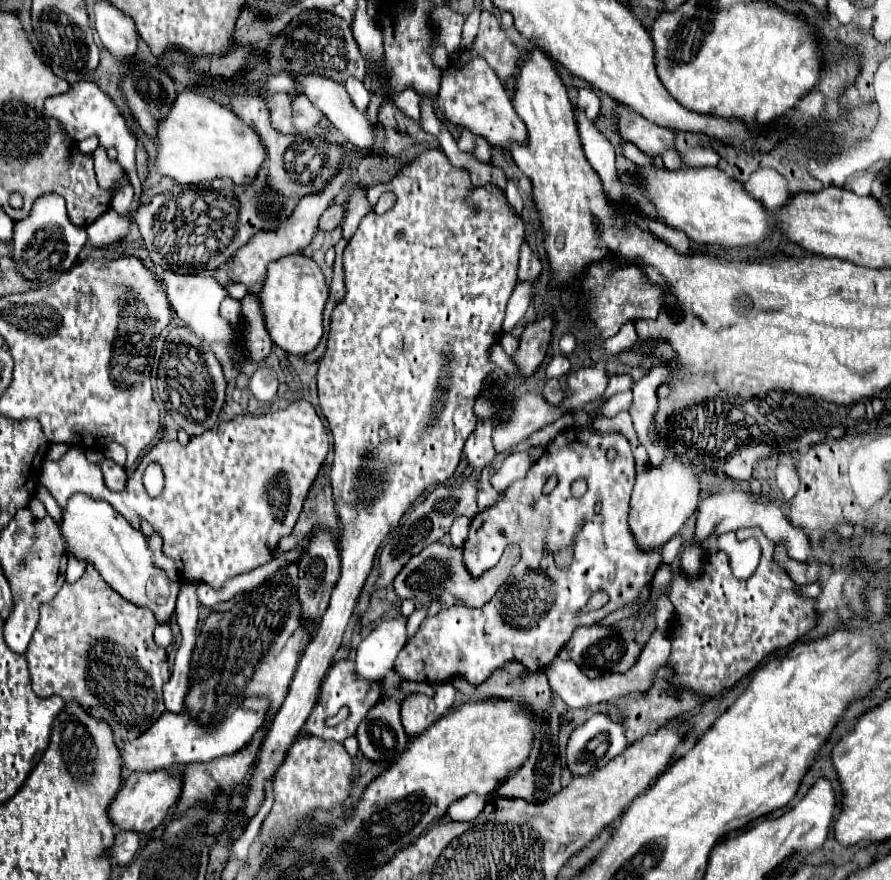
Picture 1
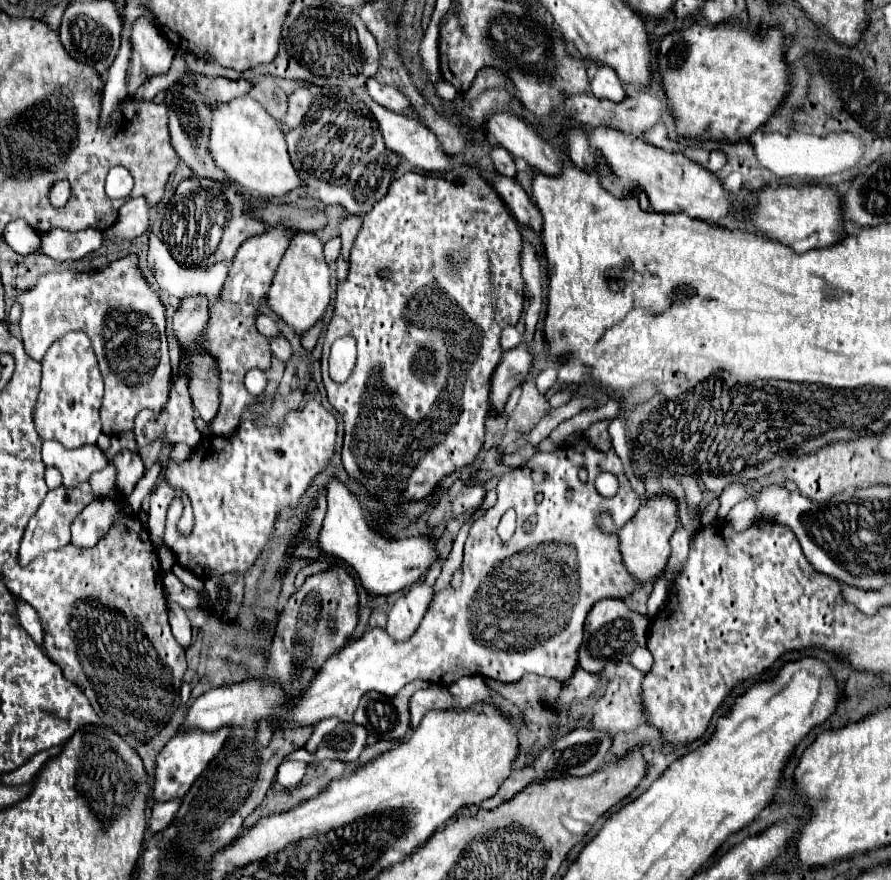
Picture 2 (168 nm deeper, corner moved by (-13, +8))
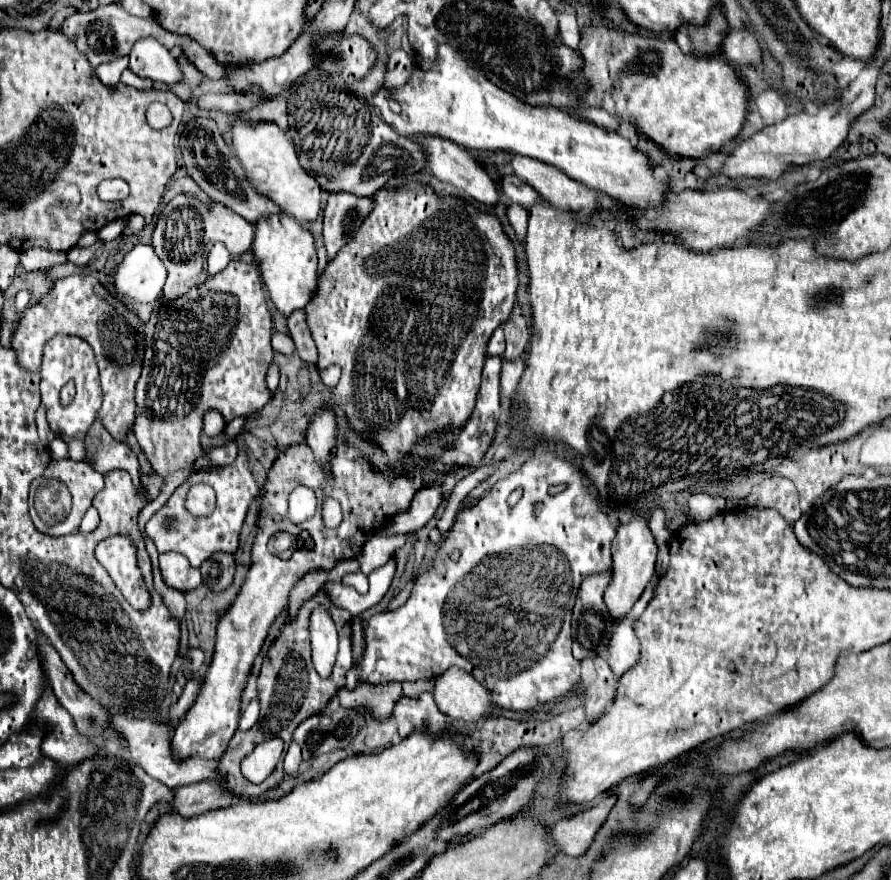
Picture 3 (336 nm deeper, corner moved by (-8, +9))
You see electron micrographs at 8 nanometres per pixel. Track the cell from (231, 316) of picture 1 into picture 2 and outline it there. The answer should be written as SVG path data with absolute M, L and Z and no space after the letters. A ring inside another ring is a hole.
M258 315L256 317L256 327L258 327L258 331L262 333L262 335L266 335L266 337L282 337L282 331L280 331L280 327L278 327L278 323L276 321L272 321L270 317L266 317L266 315Z

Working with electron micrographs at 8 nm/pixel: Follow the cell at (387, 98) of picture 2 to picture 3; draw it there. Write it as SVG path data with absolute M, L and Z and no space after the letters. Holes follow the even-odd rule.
M449 44L439 48L439 62L433 70L423 72L417 68L411 76L411 80L401 88L379 88L373 94L373 106L379 108L381 118L395 126L397 134L401 136L441 136L447 138L459 146L465 148L479 148L479 150L505 150L515 152L523 156L537 158L541 162L553 164L561 168L569 178L583 182L587 188L599 190L609 194L611 198L623 202L631 208L659 208L665 204L671 184L669 180L657 180L655 168L647 156L647 152L637 150L627 138L619 136L617 132L609 132L593 122L587 122L583 118L577 118L561 108L537 108L531 104L525 104L517 100L513 94L501 90L495 86L487 76L483 76L481 70L469 66Z

